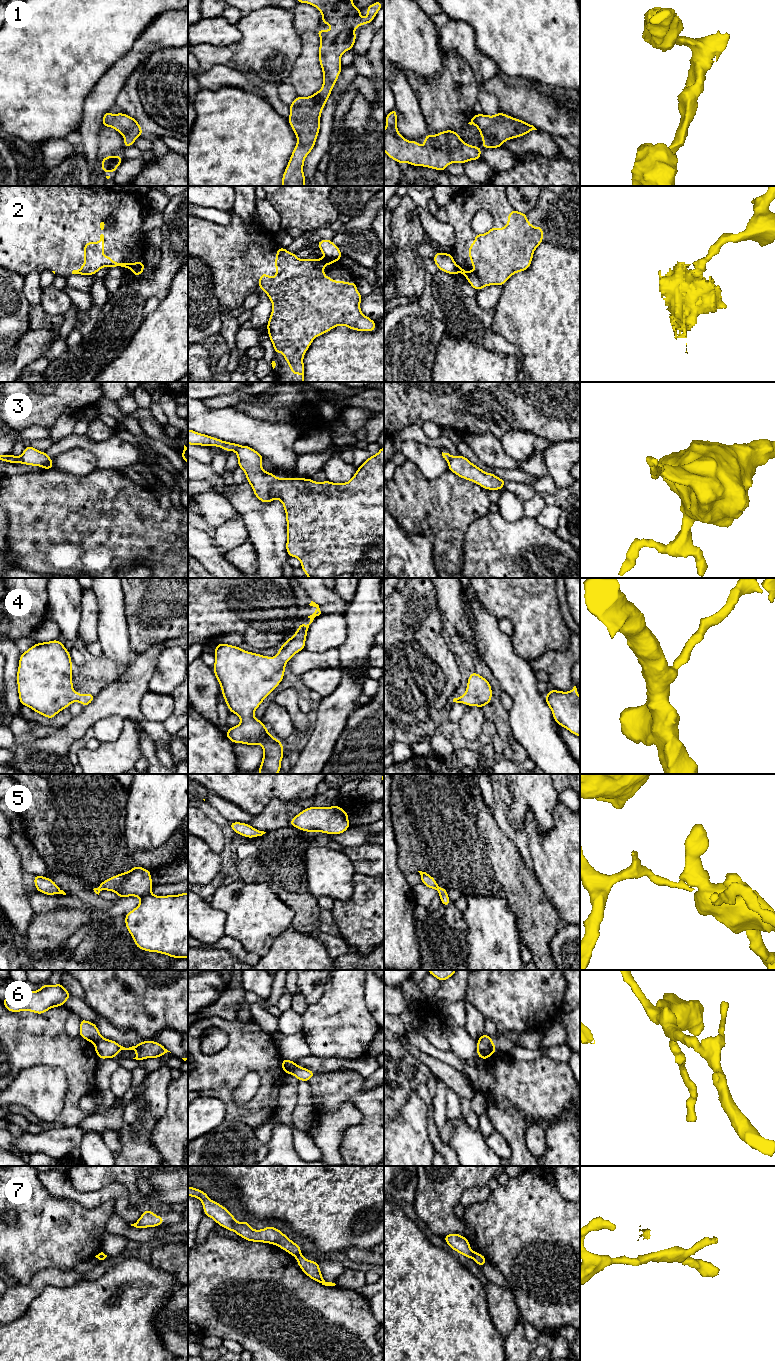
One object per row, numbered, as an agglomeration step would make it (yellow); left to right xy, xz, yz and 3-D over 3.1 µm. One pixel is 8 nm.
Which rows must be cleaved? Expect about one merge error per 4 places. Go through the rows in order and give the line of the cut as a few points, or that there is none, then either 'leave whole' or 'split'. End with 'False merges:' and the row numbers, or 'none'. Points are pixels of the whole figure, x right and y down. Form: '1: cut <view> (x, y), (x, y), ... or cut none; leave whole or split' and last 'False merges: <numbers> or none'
1: cut none; leave whole
2: cut xz (325, 257), (334, 261); split
3: cut xy (49, 459), (41, 466); split
4: cut none; leave whole
5: cut yz (438, 886), (436, 889); split
6: cut xz (296, 1064), (290, 1073); split
7: cut xz (300, 1253), (295, 1256); split
False merges: 2, 3, 5, 6, 7

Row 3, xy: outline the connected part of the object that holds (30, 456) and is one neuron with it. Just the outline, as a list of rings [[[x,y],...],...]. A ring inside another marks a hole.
[[[30,445],[25,447],[23,453],[19,457],[16,457],[11,453],[8,455],[0,455],[0,460],[8,463],[42,466],[49,460],[49,455],[47,452],[41,452]]]

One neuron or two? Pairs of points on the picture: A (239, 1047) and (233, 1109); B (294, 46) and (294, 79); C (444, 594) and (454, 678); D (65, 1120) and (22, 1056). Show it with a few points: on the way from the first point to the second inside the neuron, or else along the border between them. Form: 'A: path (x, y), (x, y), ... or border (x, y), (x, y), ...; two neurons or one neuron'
A: path (233, 1062), (227, 1068), (227, 1094); one neuron
B: border (300, 40), (301, 53), (286, 80); two neurons
C: border (436, 592), (439, 611), (442, 615); two neurons
D: path (73, 1095), (73, 1072), (57, 1056), (47, 1056); one neuron

